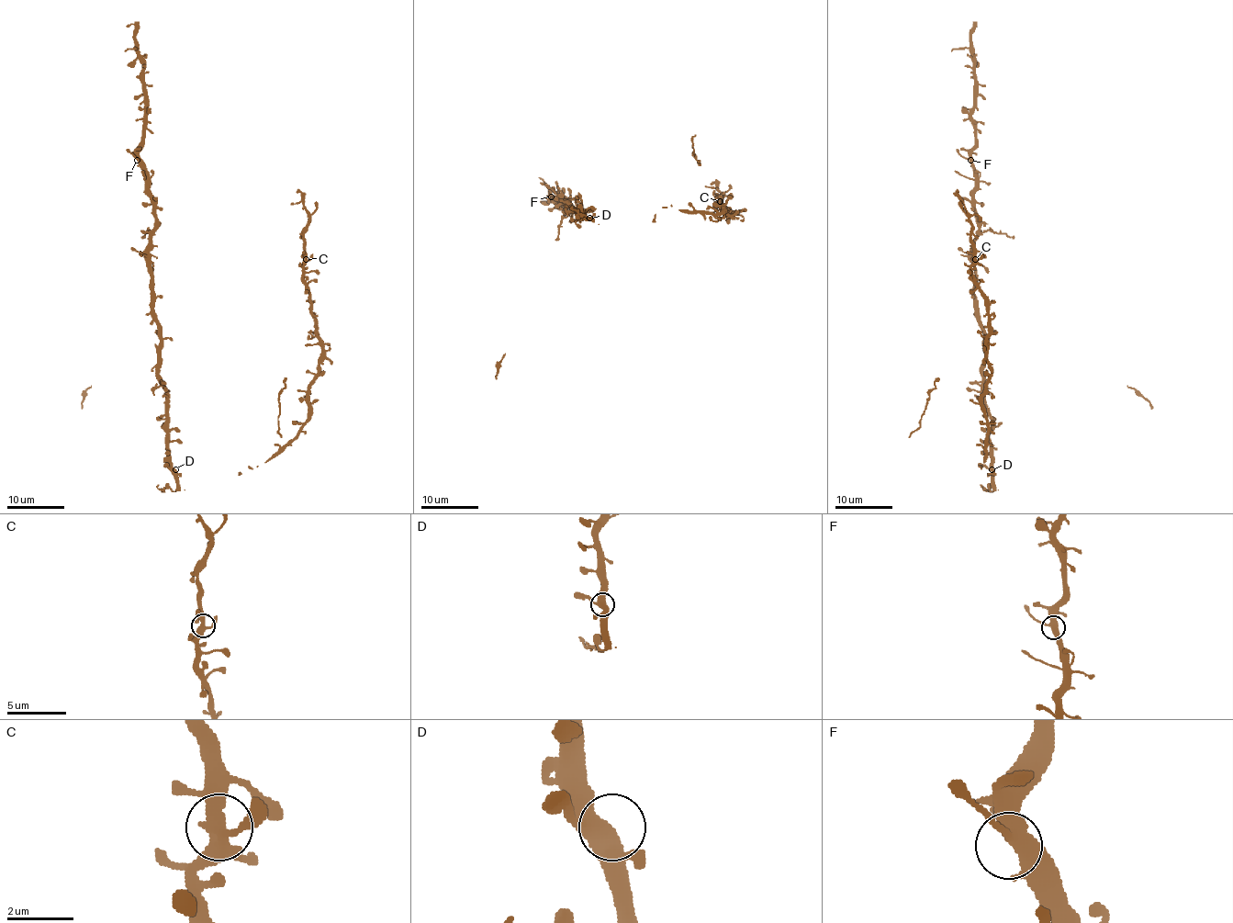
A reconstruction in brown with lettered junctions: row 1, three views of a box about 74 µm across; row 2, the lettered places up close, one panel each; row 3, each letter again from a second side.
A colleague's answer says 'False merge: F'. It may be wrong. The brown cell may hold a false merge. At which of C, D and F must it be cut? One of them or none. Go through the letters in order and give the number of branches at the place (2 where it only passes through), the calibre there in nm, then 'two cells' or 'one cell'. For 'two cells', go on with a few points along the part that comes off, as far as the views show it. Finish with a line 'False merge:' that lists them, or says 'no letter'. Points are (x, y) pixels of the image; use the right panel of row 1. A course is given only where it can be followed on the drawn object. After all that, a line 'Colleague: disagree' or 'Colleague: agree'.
C: 4 branches meet; 400 nm thick; one cell
D: 4 branches meet; 440 nm thick; one cell
F: 4 branches meet; 420 nm thick; one cell
False merge: no letter
Colleague: disagree

